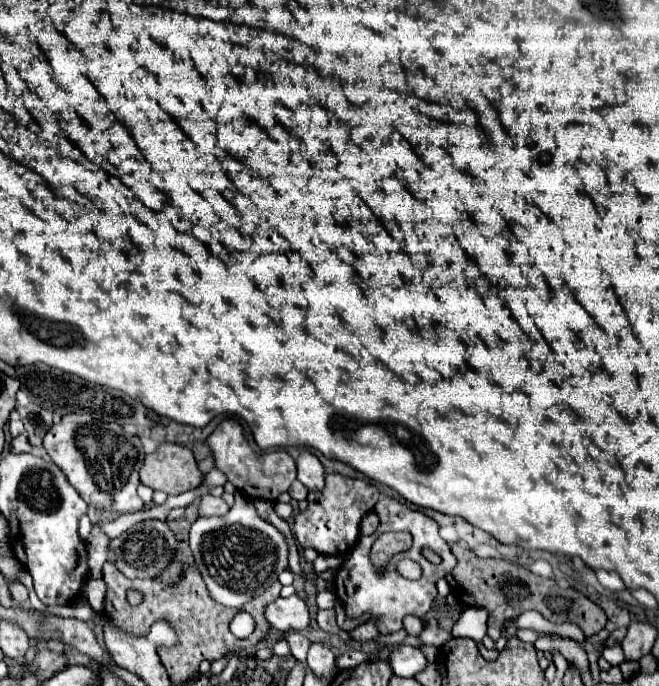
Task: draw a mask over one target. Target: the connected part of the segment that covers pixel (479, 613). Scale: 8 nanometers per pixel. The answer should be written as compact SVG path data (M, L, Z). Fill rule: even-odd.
M469 607L459 616L451 634L457 638L473 638L475 642L481 642L487 632L488 618L489 614L485 608Z

